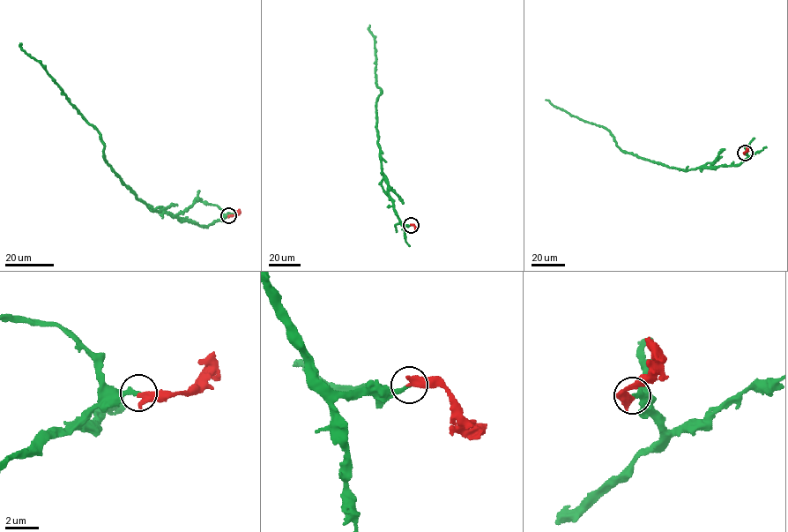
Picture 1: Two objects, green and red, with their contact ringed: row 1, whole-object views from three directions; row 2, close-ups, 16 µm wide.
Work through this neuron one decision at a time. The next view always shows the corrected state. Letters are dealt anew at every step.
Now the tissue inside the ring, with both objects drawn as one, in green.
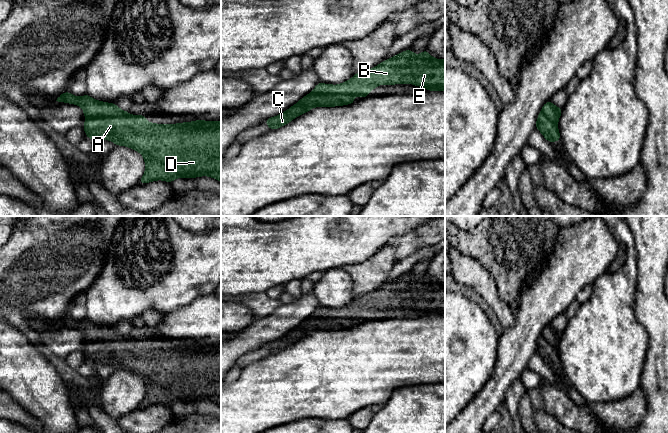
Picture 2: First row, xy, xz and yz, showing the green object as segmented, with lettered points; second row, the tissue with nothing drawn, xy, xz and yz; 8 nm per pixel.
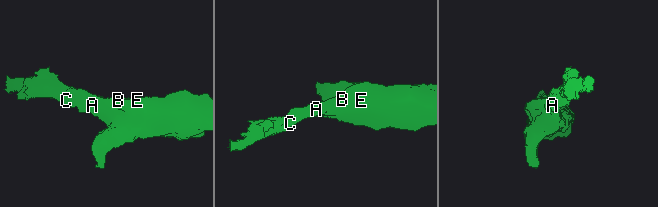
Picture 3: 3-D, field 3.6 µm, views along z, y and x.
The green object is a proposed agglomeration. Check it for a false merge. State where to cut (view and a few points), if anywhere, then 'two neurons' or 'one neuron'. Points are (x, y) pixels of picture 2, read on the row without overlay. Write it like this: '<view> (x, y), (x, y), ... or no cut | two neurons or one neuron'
no cut | one neuron

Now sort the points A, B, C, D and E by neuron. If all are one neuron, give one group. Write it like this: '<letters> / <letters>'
A B C D E

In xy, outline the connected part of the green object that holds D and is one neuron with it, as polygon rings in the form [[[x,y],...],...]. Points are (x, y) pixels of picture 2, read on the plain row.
[[[65,315],[59,319],[56,325],[78,329],[83,333],[84,341],[86,342],[83,353],[87,362],[110,364],[116,370],[129,371],[139,376],[143,380],[146,390],[139,408],[157,404],[172,407],[173,404],[181,401],[197,402],[201,400],[212,401],[221,406],[221,345],[195,344],[192,346],[159,349],[158,347],[148,346],[142,338],[130,339],[129,335],[123,335],[116,328],[95,324],[88,318],[77,321]]]

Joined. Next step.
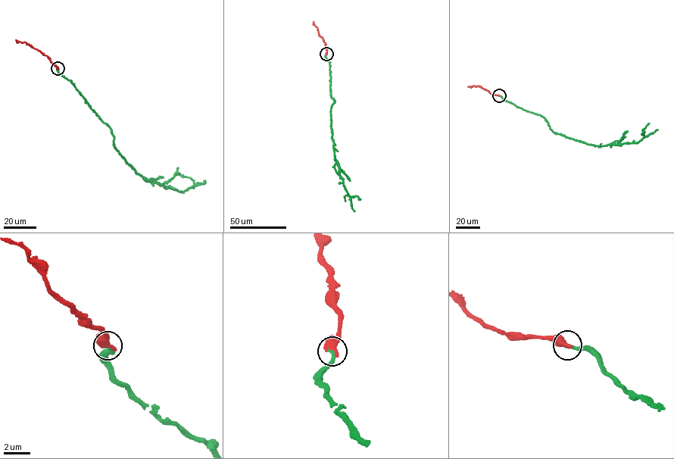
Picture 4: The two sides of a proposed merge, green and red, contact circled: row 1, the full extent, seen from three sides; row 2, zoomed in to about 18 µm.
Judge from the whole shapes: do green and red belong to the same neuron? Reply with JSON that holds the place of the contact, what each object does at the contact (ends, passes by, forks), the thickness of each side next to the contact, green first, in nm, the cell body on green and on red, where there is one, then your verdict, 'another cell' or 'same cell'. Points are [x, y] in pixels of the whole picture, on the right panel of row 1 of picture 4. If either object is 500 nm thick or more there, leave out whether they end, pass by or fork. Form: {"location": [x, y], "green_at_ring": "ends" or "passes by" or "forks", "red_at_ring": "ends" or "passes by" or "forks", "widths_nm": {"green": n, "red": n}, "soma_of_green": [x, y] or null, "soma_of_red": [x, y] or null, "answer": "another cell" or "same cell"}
{"location": [499, 95], "widths_nm": {"green": 280, "red": 600}, "soma_of_green": null, "soma_of_red": null, "answer": "same cell"}

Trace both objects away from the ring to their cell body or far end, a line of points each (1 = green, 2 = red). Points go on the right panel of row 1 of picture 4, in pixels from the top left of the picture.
1: (499, 95), (517, 107), (541, 115), (554, 132), (593, 145), (639, 142), (644, 136), (643, 129), (649, 123)
2: (499, 95), (493, 95), (479, 86), (467, 86)

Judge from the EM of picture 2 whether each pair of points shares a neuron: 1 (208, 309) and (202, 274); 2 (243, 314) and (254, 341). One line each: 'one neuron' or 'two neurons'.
1: two neurons
2: two neurons

